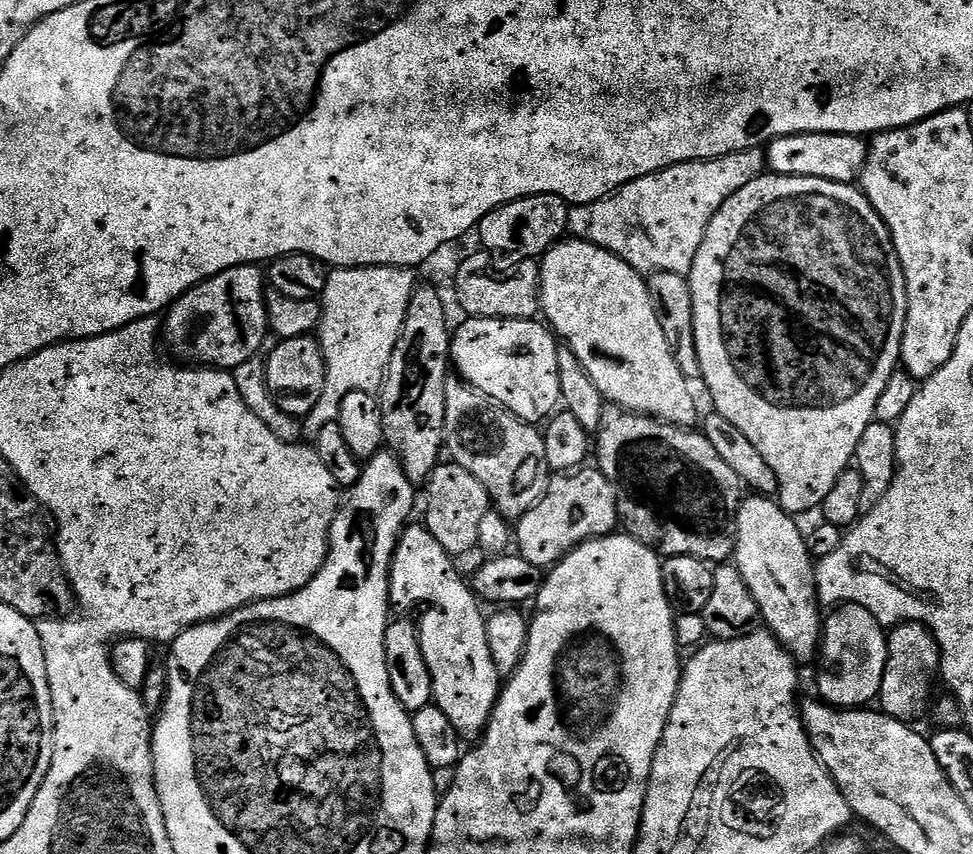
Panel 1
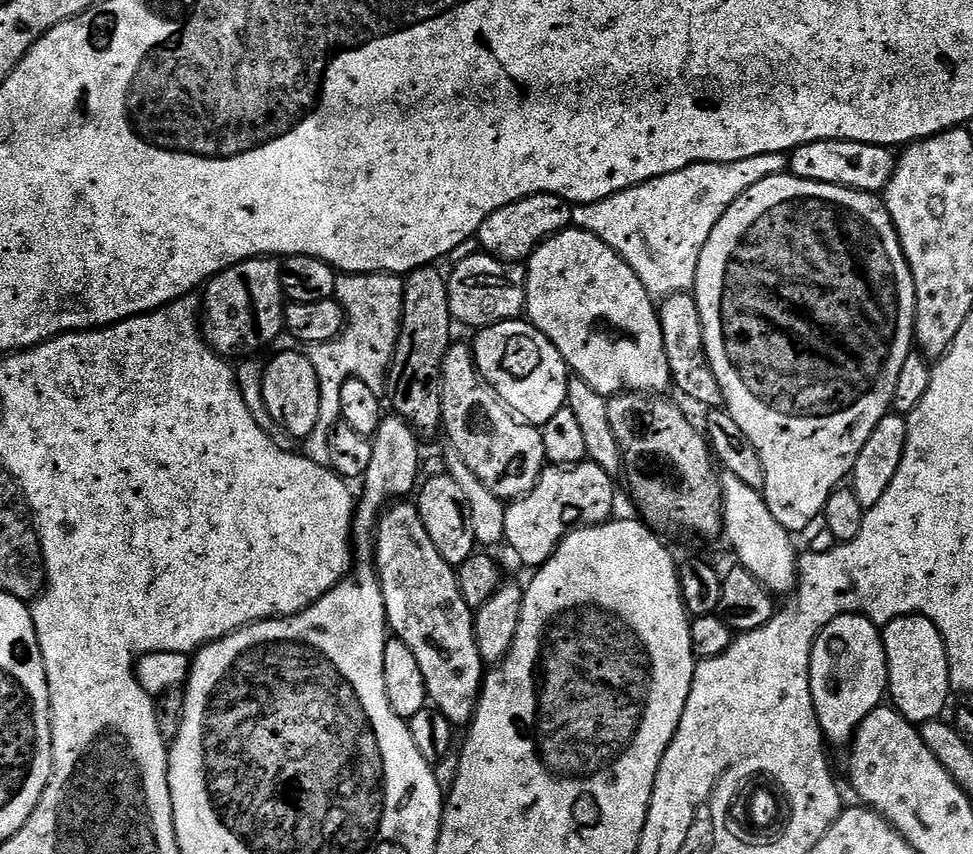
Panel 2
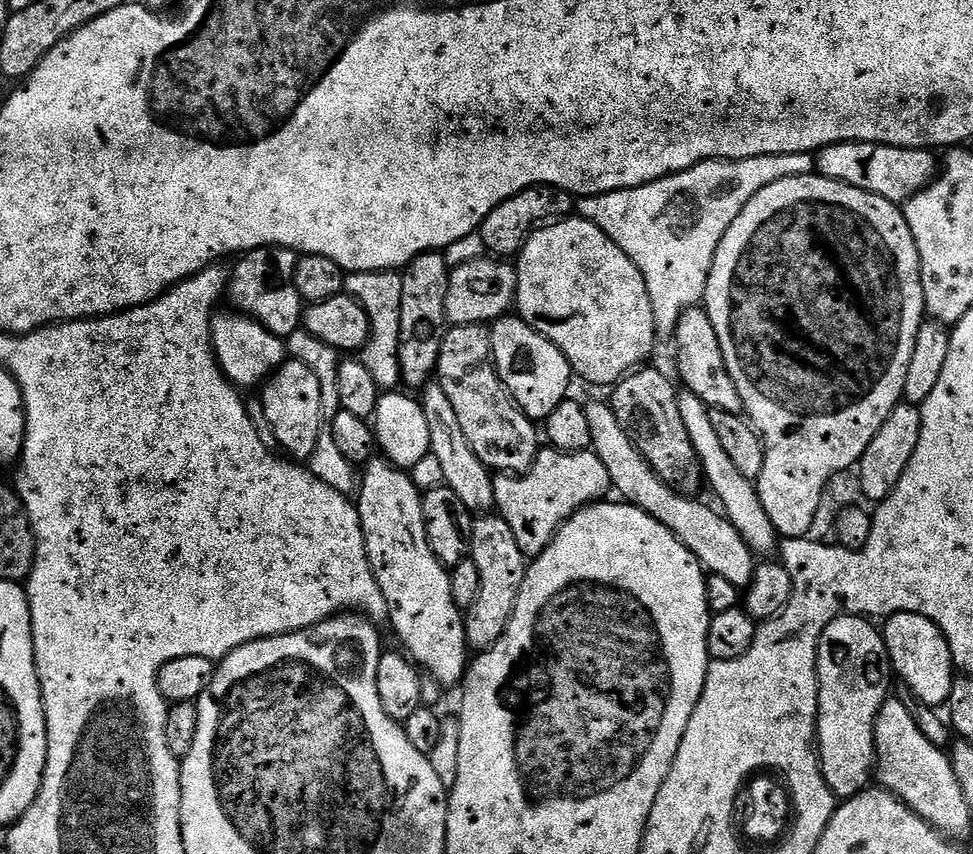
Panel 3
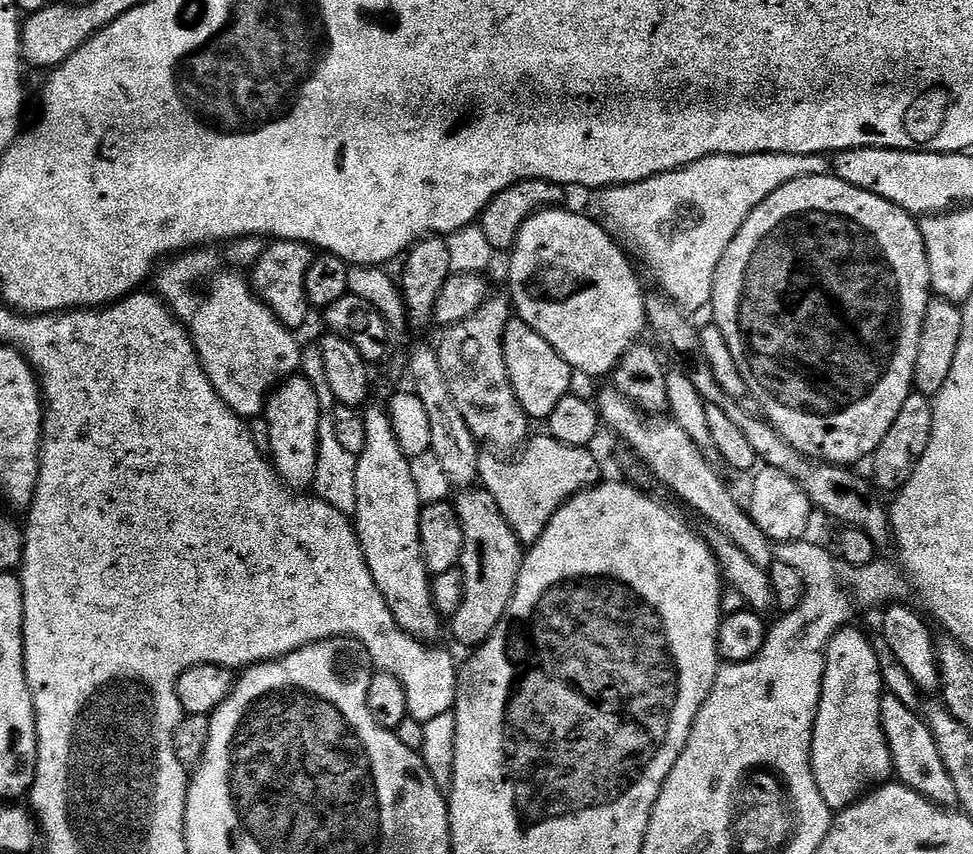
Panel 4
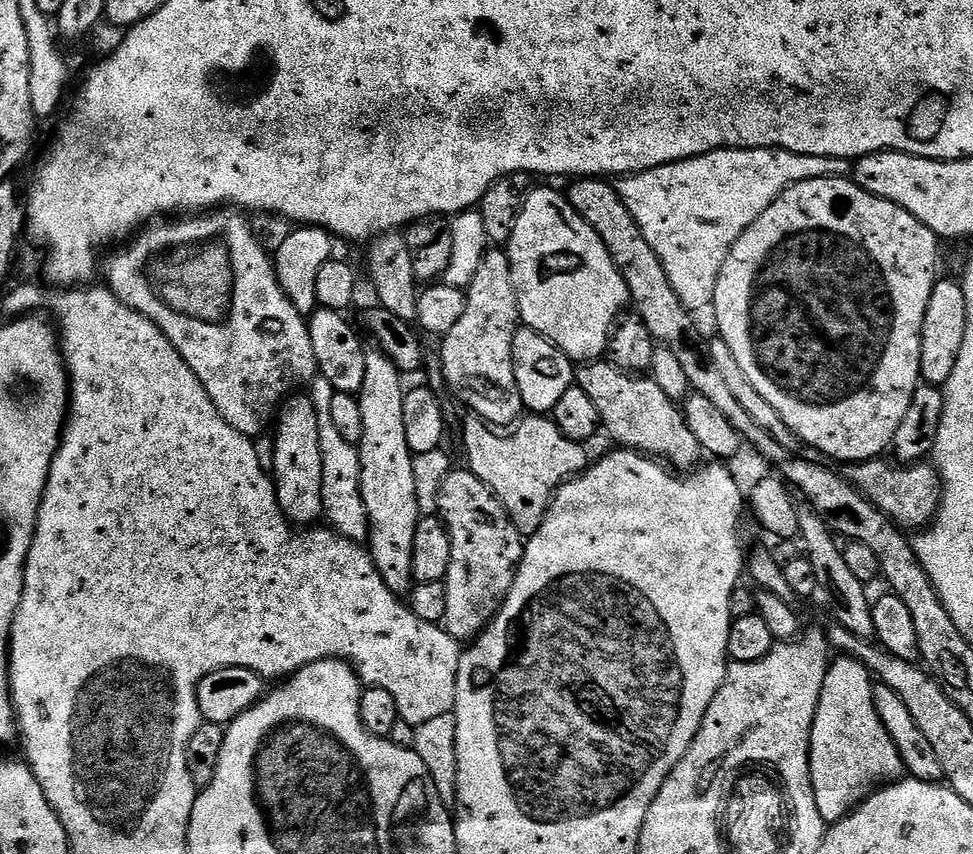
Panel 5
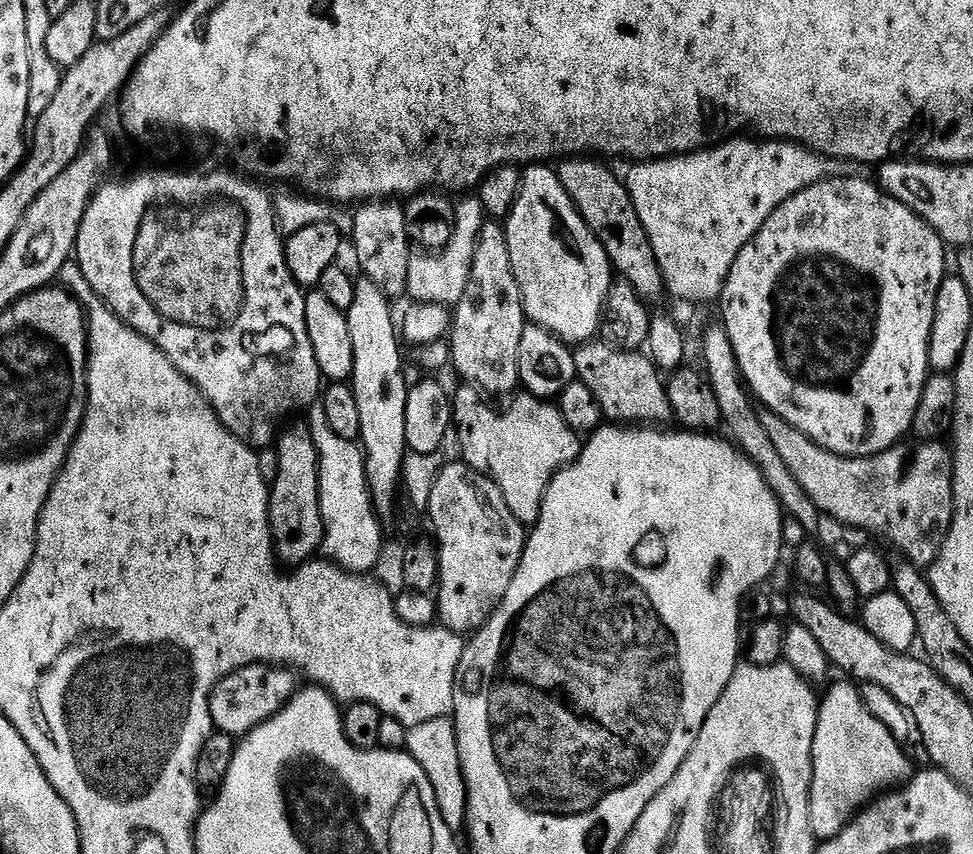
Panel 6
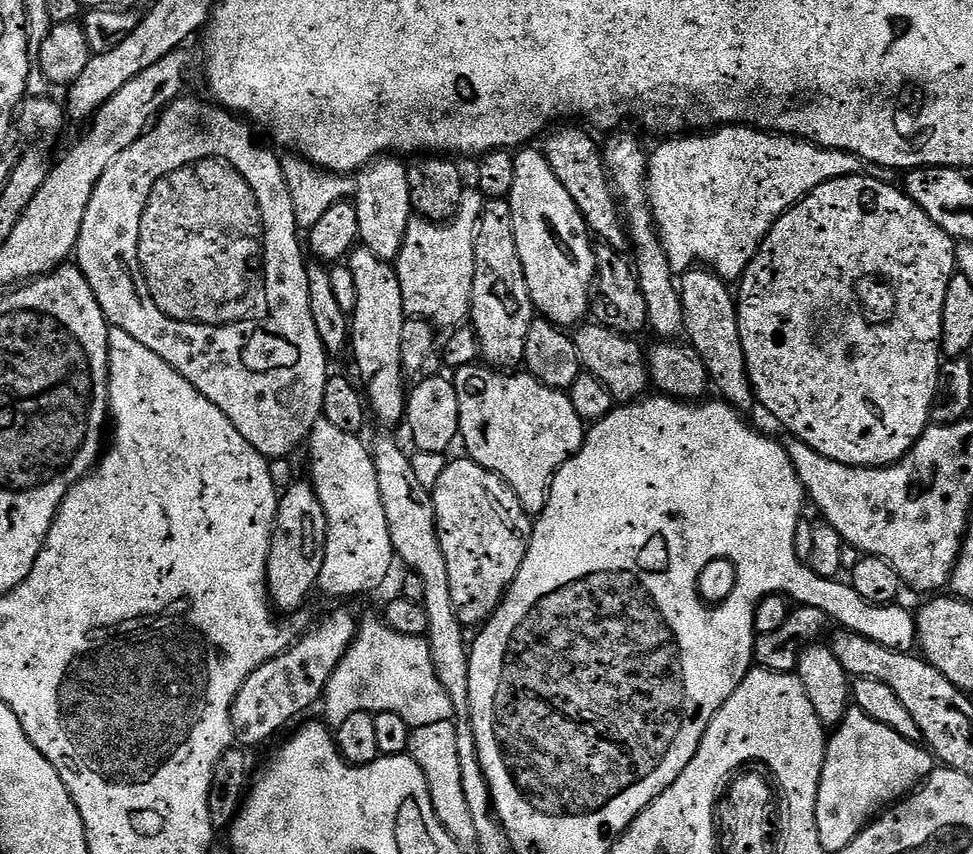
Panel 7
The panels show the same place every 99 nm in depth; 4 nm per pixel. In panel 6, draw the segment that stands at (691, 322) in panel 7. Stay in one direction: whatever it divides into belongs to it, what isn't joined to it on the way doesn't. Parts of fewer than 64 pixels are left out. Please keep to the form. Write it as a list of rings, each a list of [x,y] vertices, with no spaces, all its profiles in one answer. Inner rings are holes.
[[[716,322],[704,332],[704,365],[702,368],[708,377],[708,385],[718,397],[718,410],[723,427],[725,429],[728,427],[727,435],[760,467],[760,472],[763,473],[769,486],[776,491],[776,497],[780,499],[787,515],[797,519],[808,534],[814,533],[820,520],[822,521],[822,514],[814,506],[806,490],[798,486],[798,478],[790,474],[786,462],[782,462],[782,457],[778,455],[778,450],[774,450],[774,442],[770,434],[766,434],[766,426],[762,426],[757,401],[740,374],[738,358],[734,354],[730,334],[725,330],[723,323]]]

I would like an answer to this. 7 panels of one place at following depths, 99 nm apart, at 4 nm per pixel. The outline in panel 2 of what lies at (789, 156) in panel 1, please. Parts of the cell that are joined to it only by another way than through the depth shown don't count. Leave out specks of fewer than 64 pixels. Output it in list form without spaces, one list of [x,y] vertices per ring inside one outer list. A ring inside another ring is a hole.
[[[819,140],[804,144],[791,153],[790,172],[791,175],[803,180],[837,184],[843,188],[857,188],[859,192],[880,194],[892,181],[896,162],[897,157],[893,149],[884,148],[880,144],[863,144],[849,140]]]

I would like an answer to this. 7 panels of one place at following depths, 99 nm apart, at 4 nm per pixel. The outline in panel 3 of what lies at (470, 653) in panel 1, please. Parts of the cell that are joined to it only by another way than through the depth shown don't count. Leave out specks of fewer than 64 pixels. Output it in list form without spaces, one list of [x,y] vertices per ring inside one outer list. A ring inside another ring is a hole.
[[[383,458],[369,460],[363,469],[362,479],[358,484],[358,507],[366,554],[370,570],[378,582],[378,590],[382,590],[382,598],[386,598],[387,623],[392,623],[397,638],[404,643],[403,651],[414,665],[425,673],[428,671],[435,683],[441,686],[459,685],[470,663],[470,649],[464,629],[465,613],[450,594],[449,569],[434,554],[434,550],[430,550],[430,542],[426,538],[422,492],[421,489],[416,489],[415,482],[408,476],[411,475],[405,469],[396,468]]]

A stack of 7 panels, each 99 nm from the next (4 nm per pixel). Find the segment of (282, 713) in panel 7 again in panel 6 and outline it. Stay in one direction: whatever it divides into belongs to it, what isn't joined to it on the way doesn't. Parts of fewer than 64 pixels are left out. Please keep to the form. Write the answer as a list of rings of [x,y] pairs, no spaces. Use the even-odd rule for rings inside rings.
[[[251,664],[224,678],[212,691],[210,710],[216,732],[243,738],[289,704],[298,691],[297,673],[287,666]]]

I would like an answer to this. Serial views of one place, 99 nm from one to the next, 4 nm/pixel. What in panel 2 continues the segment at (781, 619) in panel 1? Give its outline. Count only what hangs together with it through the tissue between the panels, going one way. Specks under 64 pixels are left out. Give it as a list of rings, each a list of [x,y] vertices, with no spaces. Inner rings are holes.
[[[729,472],[721,475],[720,485],[724,491],[724,532],[732,539],[732,548],[740,559],[737,560],[739,567],[750,570],[769,592],[791,593],[798,579],[798,551],[792,545],[793,533],[770,514],[770,506],[757,489],[746,486],[746,482]]]

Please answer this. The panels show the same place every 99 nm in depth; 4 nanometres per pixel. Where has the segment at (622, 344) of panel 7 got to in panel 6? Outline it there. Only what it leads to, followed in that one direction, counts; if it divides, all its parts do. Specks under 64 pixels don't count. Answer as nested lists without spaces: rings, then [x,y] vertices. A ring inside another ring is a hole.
[[[600,338],[579,345],[574,355],[577,380],[590,386],[609,421],[664,426],[667,425],[664,424],[667,420],[673,419],[665,377],[652,361],[651,355],[640,350],[617,348],[615,344],[609,344]]]

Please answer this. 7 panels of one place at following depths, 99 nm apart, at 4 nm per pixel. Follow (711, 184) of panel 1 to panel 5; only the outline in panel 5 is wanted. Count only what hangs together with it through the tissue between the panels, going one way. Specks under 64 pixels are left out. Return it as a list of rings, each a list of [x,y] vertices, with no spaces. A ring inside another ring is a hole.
[[[719,148],[717,152],[707,152],[689,160],[658,166],[654,170],[621,176],[615,185],[622,202],[626,202],[626,210],[634,214],[634,222],[638,222],[642,238],[646,238],[654,254],[658,254],[666,270],[666,278],[670,278],[670,286],[674,286],[674,294],[682,298],[689,312],[700,314],[703,308],[712,308],[718,274],[734,242],[742,238],[744,231],[756,221],[762,210],[766,210],[786,189],[798,182],[823,176],[847,177],[849,172],[849,161],[833,156],[803,156],[781,148]]]

